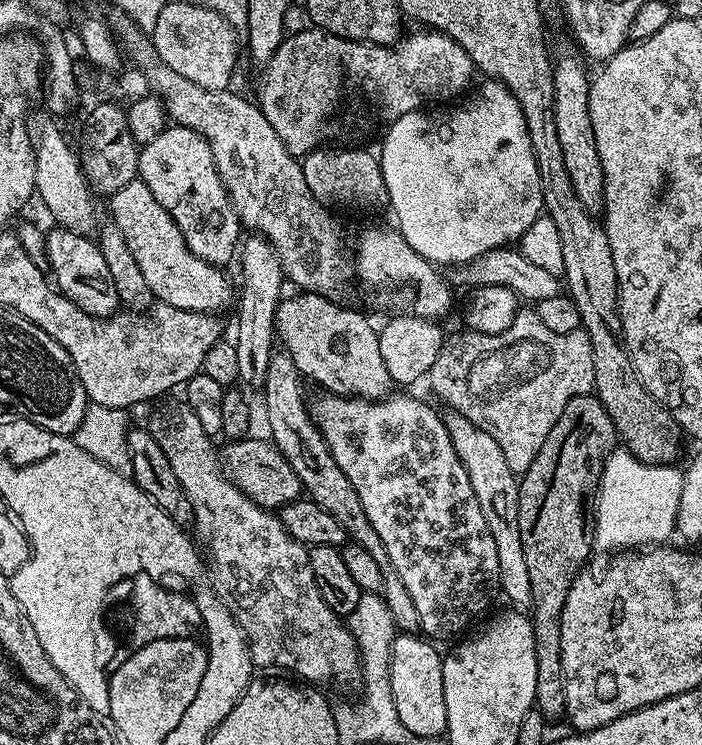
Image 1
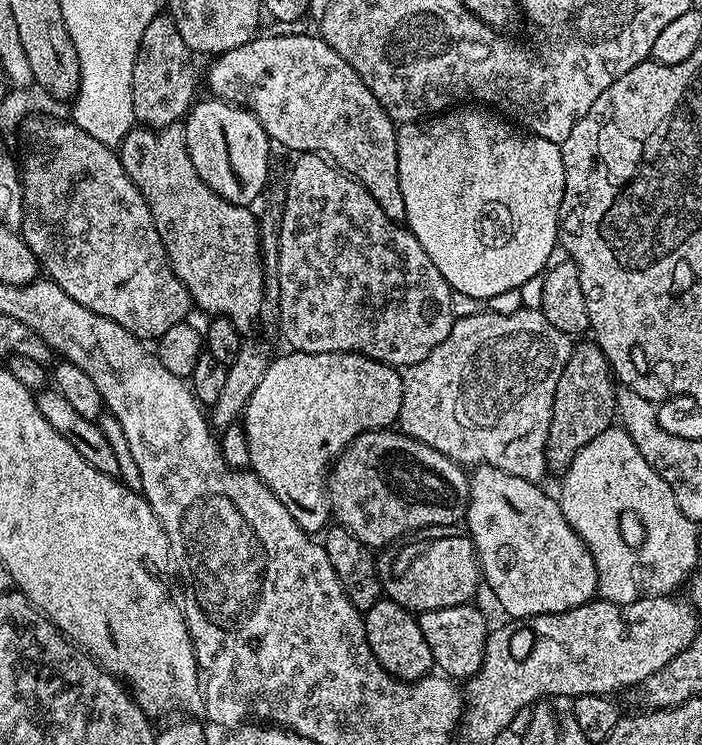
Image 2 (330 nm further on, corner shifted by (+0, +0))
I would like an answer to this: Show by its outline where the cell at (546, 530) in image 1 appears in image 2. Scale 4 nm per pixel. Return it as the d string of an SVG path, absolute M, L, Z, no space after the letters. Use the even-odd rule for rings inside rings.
M588 338L581 339L573 347L570 358L566 358L566 366L562 366L558 386L554 390L554 410L550 418L550 434L546 434L544 451L546 462L553 473L556 471L556 474L562 474L566 471L574 454L578 454L578 450L582 450L586 442L598 438L602 430L613 427L618 416L617 387L613 370L599 344Z

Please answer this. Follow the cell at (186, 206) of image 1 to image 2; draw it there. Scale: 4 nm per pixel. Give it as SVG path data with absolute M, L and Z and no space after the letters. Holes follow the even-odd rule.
M207 98L193 103L186 119L186 146L194 170L214 194L226 198L231 204L255 205L260 191L268 184L268 147L266 130L254 118L254 114L225 100Z

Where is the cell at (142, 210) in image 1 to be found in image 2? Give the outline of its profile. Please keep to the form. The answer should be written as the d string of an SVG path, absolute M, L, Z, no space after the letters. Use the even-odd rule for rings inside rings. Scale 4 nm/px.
M177 122L165 128L133 127L118 146L120 161L130 174L134 186L146 198L154 226L162 238L162 246L168 255L174 274L186 286L197 309L208 312L209 317L224 316L232 320L234 326L247 330L266 307L264 298L264 267L260 261L260 226L257 213L251 207L226 202L194 170L186 146L186 130L183 123Z

